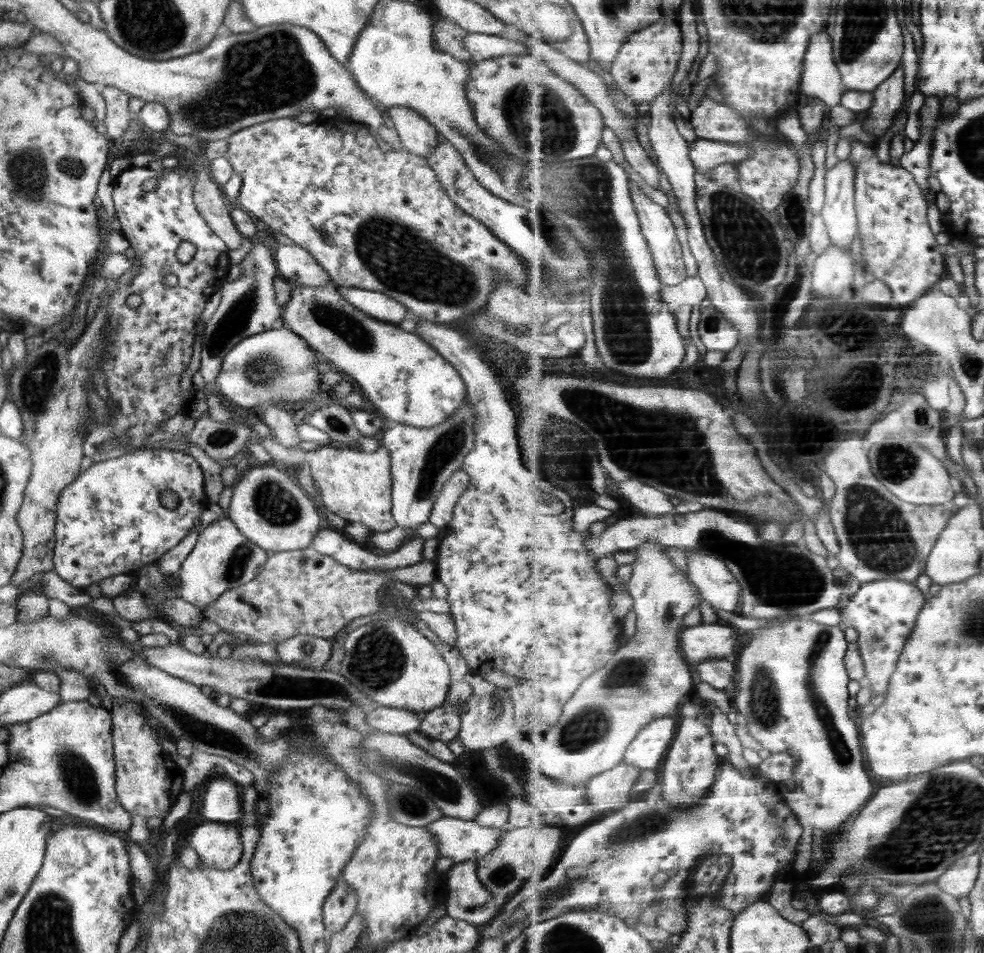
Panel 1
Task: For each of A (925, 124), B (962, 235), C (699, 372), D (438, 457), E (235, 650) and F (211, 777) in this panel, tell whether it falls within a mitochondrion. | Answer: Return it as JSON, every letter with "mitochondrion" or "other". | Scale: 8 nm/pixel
{"A":"other","B":"other","C":"other","D":"mitochondrion","E":"other","F":"other"}

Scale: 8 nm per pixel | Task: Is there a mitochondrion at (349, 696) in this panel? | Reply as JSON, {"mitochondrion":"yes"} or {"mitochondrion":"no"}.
{"mitochondrion":"yes"}

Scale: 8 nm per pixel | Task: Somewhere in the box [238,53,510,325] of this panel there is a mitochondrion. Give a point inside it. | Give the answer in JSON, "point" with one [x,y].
{"point":[389,252]}

